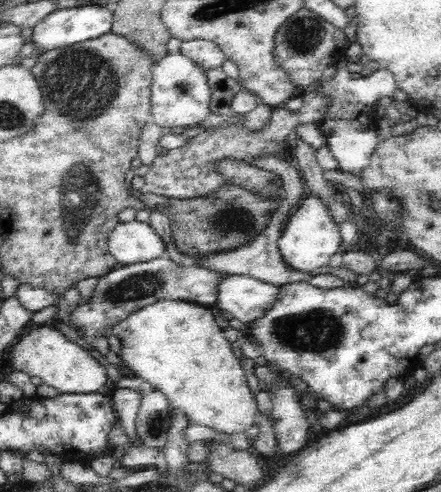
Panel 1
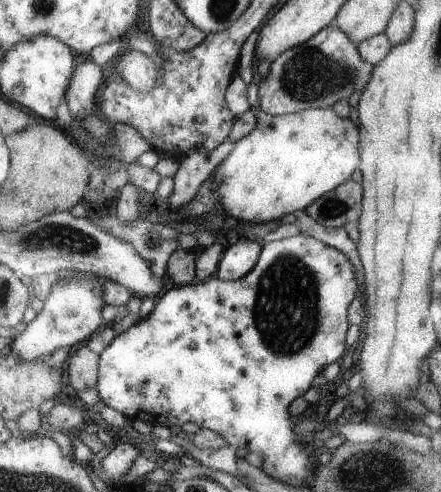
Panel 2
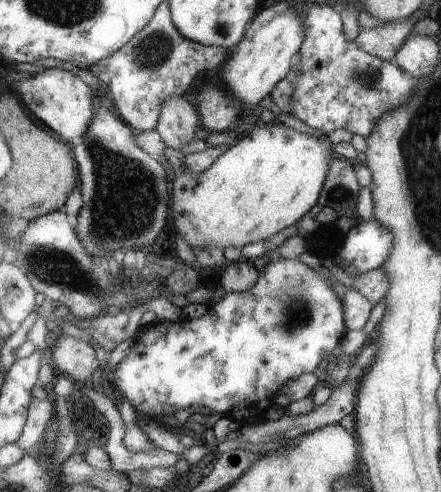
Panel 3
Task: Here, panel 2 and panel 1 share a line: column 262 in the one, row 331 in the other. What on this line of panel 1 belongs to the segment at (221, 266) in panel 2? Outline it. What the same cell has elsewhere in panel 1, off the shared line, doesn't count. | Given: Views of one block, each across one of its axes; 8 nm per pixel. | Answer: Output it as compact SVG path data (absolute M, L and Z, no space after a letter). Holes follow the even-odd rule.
M230 276L224 280L220 290L220 302L216 304L216 312L230 312L236 320L246 324L242 336L252 342L256 348L262 344L254 338L254 326L262 320L276 302L280 302L284 286L274 286L268 282L260 282L250 276Z

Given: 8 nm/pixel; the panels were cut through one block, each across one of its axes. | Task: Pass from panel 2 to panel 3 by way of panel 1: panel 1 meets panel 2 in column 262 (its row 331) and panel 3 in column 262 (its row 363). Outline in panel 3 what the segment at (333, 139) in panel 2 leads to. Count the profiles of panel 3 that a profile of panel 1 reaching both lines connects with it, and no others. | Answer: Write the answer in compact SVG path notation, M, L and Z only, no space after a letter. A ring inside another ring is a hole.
M257 122L253 128L239 130L235 134L235 142L229 152L225 152L207 172L195 174L191 170L185 170L183 156L167 146L165 158L167 164L173 166L175 178L173 178L173 216L175 216L175 226L181 236L189 240L189 246L193 250L203 250L203 248L225 248L225 246L235 246L243 248L249 242L263 240L275 236L277 232L297 224L301 216L305 216L315 204L319 204L321 194L325 192L325 182L329 178L331 166L335 160L341 156L335 154L333 150L335 144L329 142L325 134L307 134L299 132L293 128L287 128L285 124L279 122Z

